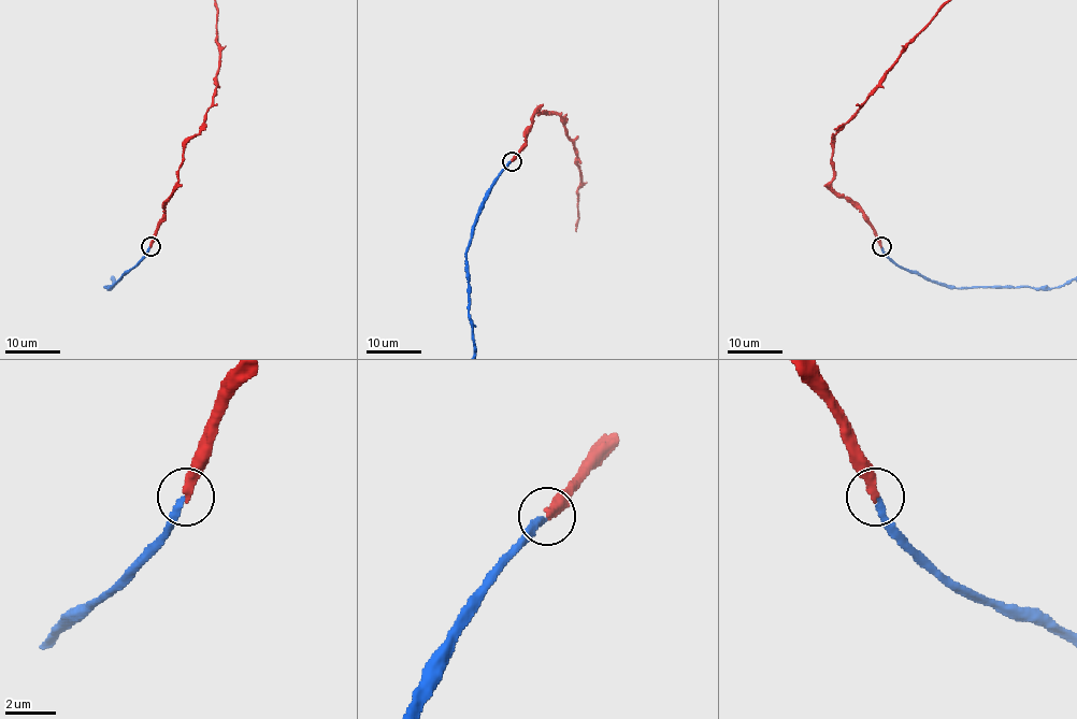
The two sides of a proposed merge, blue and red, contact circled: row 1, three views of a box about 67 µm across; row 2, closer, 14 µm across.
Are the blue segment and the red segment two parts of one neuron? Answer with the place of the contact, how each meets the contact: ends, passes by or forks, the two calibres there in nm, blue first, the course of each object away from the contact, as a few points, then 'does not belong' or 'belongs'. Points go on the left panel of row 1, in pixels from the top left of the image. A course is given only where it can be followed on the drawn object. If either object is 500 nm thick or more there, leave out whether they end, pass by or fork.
place (151, 246); blue ends; red ends; calibres 240 and 340 nm; course red (151, 246), (164, 204), (176, 187), (184, 145), (200, 129), (213, 104), (219, 51), (216, 3); belongs

